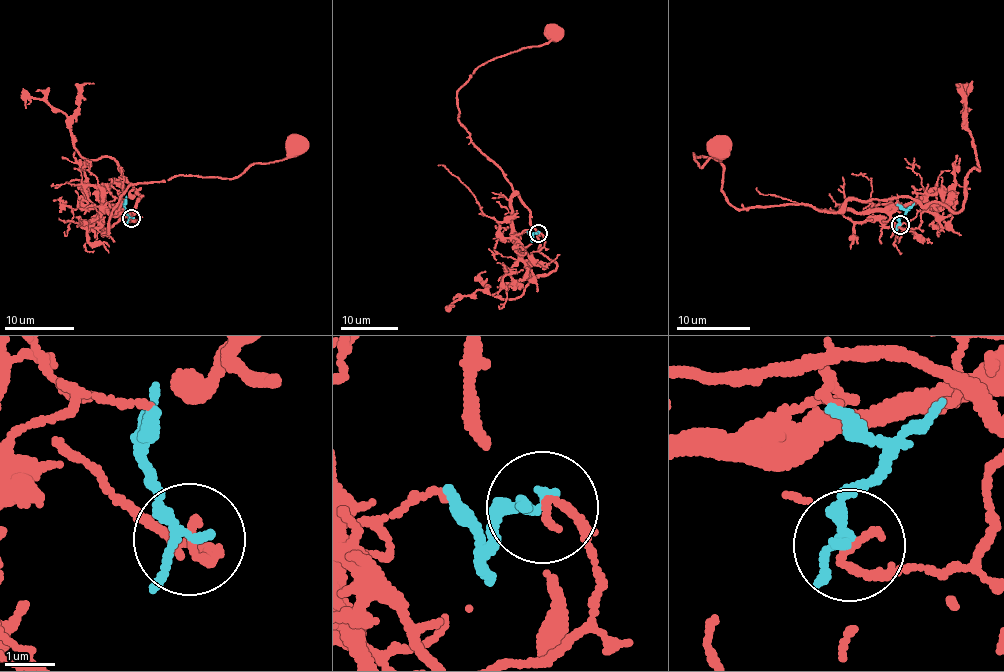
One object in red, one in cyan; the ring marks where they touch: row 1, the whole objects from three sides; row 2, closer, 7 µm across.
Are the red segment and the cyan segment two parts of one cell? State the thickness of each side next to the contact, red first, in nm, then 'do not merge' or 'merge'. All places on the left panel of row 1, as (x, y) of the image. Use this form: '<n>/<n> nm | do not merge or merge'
170/200 nm | do not merge

